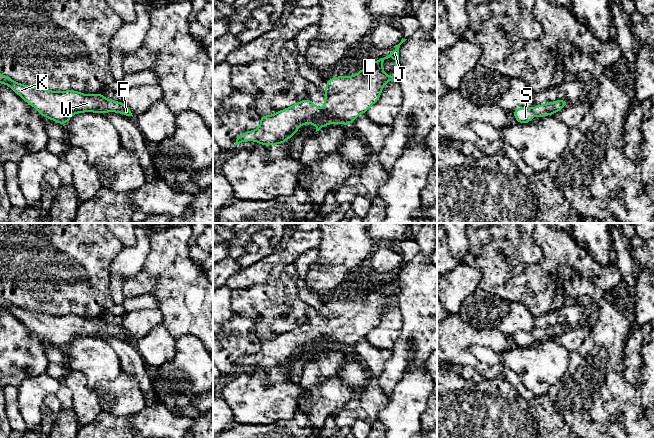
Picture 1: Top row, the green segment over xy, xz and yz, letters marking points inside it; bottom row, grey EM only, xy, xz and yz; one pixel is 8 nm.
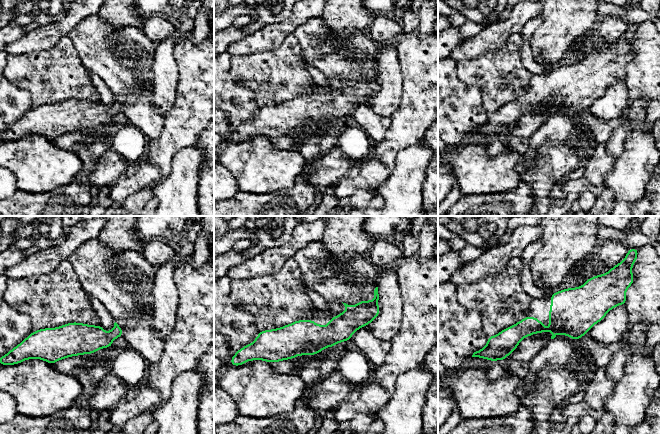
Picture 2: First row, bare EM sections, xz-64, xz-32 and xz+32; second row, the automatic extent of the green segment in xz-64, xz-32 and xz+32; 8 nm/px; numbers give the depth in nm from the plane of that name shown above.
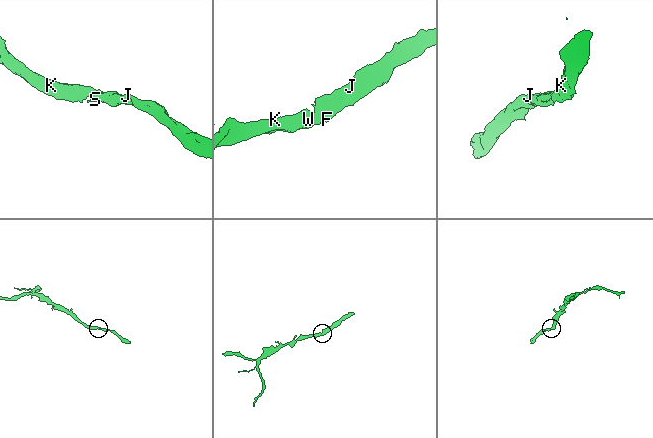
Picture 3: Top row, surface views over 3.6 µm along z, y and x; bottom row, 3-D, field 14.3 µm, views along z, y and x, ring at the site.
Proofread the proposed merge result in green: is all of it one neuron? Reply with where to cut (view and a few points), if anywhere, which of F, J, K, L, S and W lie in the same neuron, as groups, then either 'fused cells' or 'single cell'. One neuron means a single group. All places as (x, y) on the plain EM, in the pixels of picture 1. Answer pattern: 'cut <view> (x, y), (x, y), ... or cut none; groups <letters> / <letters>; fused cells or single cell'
cut none; groups F J K L S W; single cell

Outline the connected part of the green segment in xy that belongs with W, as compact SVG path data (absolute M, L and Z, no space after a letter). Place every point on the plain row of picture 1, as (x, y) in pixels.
M1 297L0 307L9 310L41 340L62 349L65 349L75 337L93 336L105 339L112 335L133 340L123 326L109 324L102 317L83 318L76 314L56 316L17 307Z

